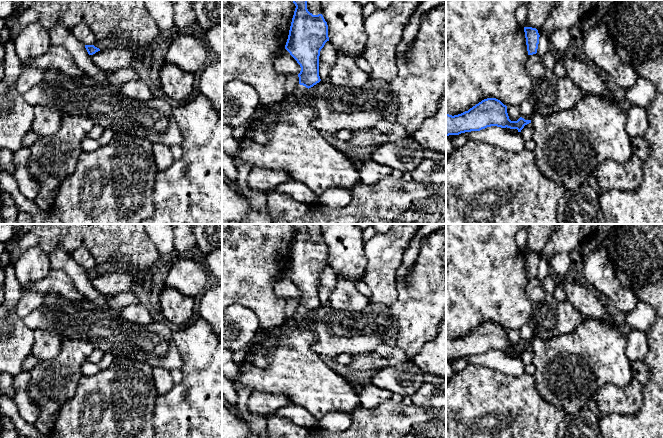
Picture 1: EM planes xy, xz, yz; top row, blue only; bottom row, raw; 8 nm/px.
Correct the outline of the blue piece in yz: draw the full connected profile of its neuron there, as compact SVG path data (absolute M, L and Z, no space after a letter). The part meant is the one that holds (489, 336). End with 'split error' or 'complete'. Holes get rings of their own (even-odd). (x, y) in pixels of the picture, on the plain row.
M584 318L569 334L548 340L534 337L530 344L520 341L517 345L509 343L507 330L500 324L487 322L461 338L452 340L446 337L446 360L480 355L491 350L521 356L529 347L533 349L533 378L538 393L546 402L564 409L567 414L575 414L587 407L587 403L595 399L601 387L613 384L625 388L633 379L631 360L625 353L627 330L593 318Z | split error

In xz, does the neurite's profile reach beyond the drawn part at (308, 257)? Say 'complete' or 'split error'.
split error

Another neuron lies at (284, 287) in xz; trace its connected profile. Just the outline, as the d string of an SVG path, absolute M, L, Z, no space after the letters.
M285 272L280 273L276 277L274 293L285 299L298 299L301 295L300 289Z

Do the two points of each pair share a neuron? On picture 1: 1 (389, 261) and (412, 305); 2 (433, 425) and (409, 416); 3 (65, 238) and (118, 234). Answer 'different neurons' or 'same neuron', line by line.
1: different neurons
2: same neuron
3: same neuron

